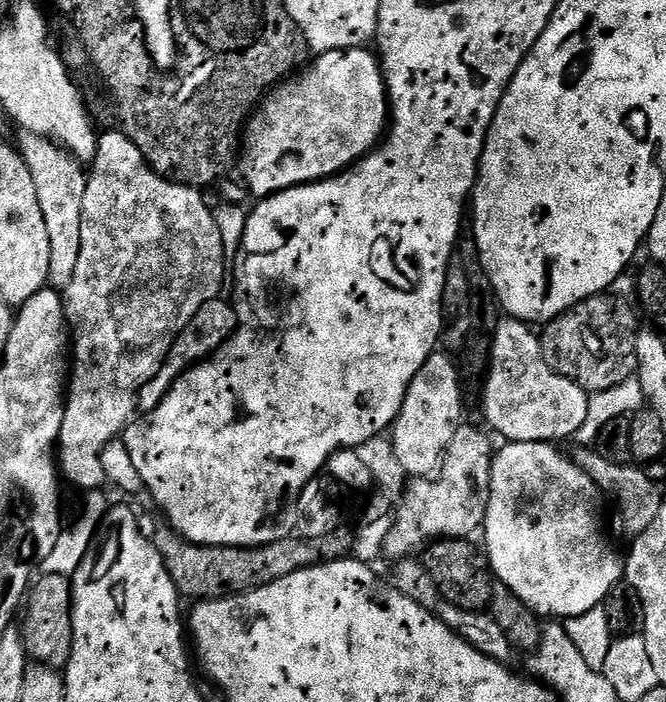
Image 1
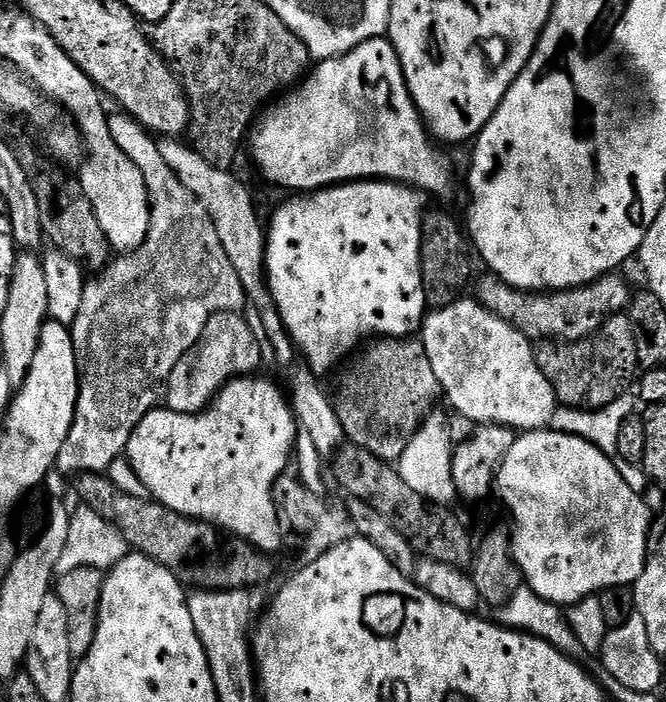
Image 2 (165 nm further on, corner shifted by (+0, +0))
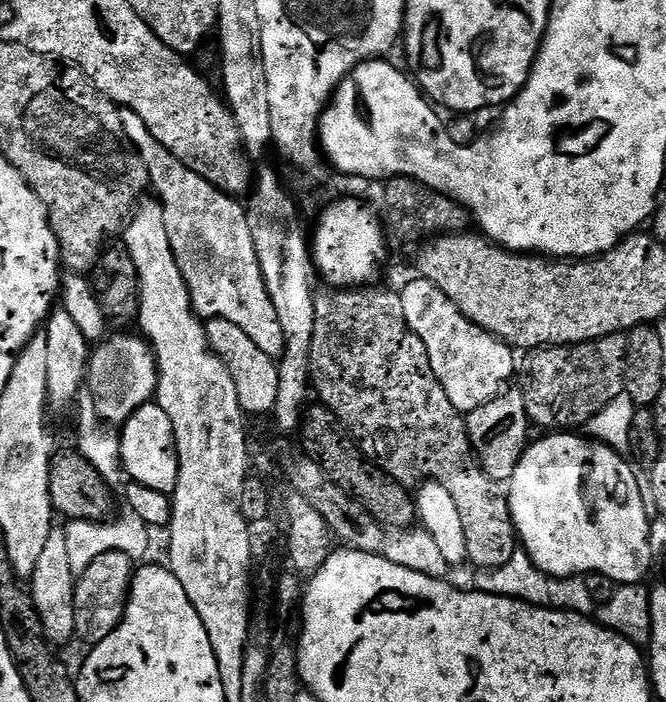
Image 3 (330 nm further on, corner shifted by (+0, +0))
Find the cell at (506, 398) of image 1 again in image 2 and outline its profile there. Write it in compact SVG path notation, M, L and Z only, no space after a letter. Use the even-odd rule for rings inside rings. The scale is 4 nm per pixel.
M468 299L455 300L424 317L422 339L426 358L434 366L443 399L448 399L458 415L473 420L476 426L547 429L558 401L538 366L533 341L495 316L479 299Z

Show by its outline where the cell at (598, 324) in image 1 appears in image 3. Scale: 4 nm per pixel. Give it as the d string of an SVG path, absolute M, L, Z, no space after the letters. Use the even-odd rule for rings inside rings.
M627 335L603 336L587 340L585 344L566 344L534 348L523 353L518 360L518 389L524 396L525 410L533 425L544 430L576 430L588 423L596 414L608 406L614 398L624 394L624 371L626 370Z

